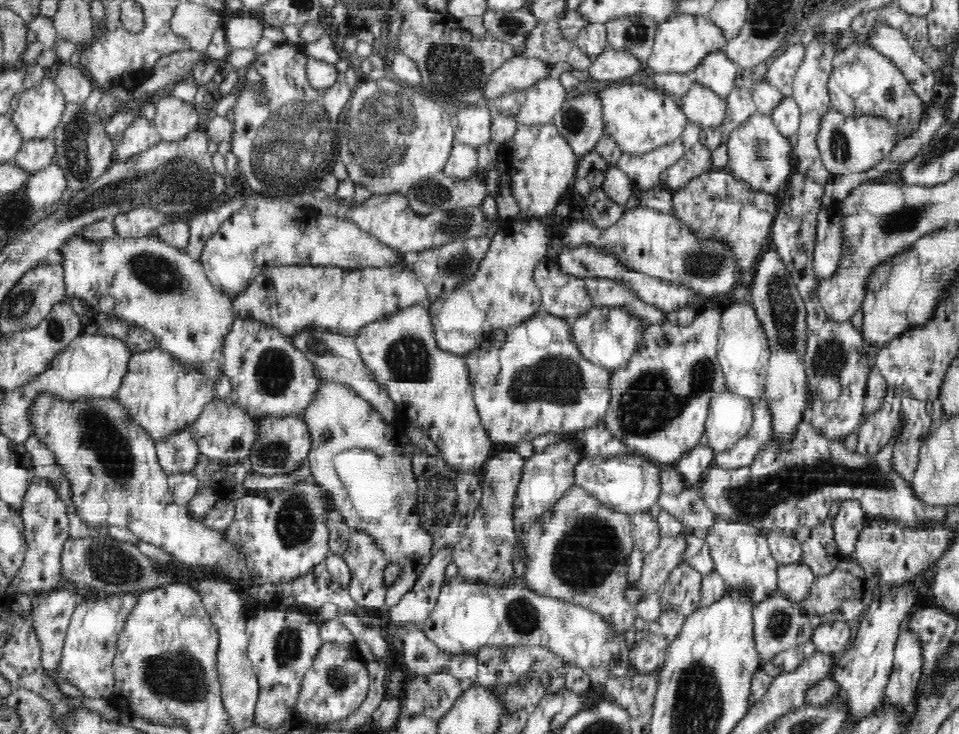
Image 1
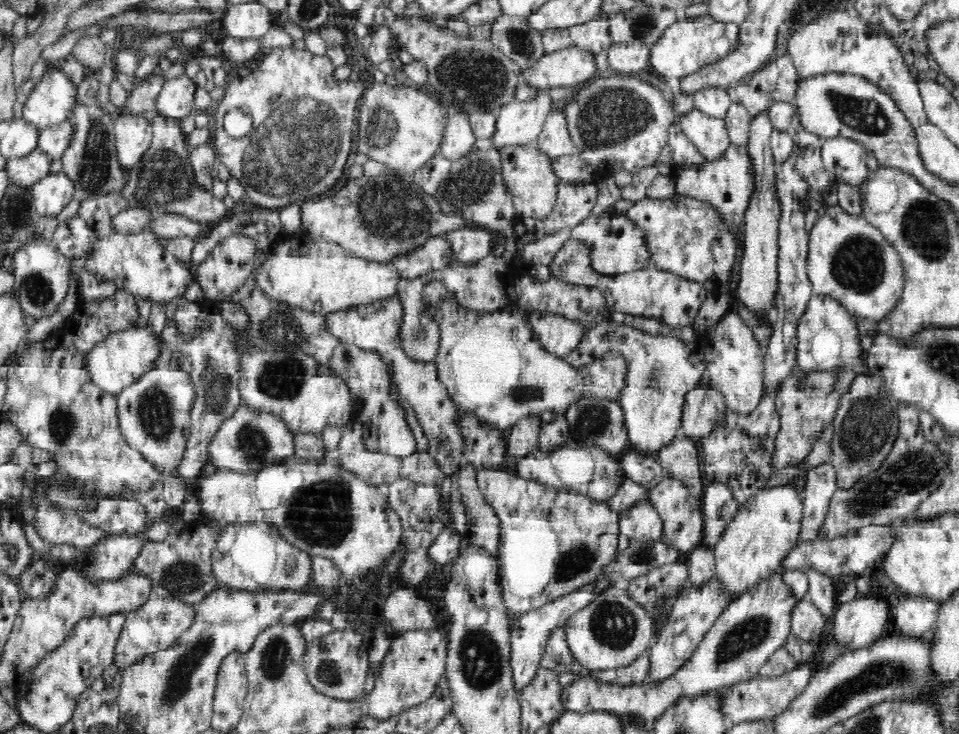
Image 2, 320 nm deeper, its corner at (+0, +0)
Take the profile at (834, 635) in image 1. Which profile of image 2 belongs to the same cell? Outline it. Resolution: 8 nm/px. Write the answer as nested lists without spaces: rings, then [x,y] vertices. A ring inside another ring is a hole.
[[[806,593],[794,608],[791,634],[806,642],[820,643],[828,633],[829,627],[828,617],[814,605]]]

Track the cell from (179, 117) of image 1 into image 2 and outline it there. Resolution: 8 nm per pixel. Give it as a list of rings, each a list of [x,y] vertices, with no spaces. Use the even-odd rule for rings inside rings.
[[[185,73],[168,79],[155,100],[154,110],[164,118],[182,119],[197,112],[194,104],[197,85]]]

